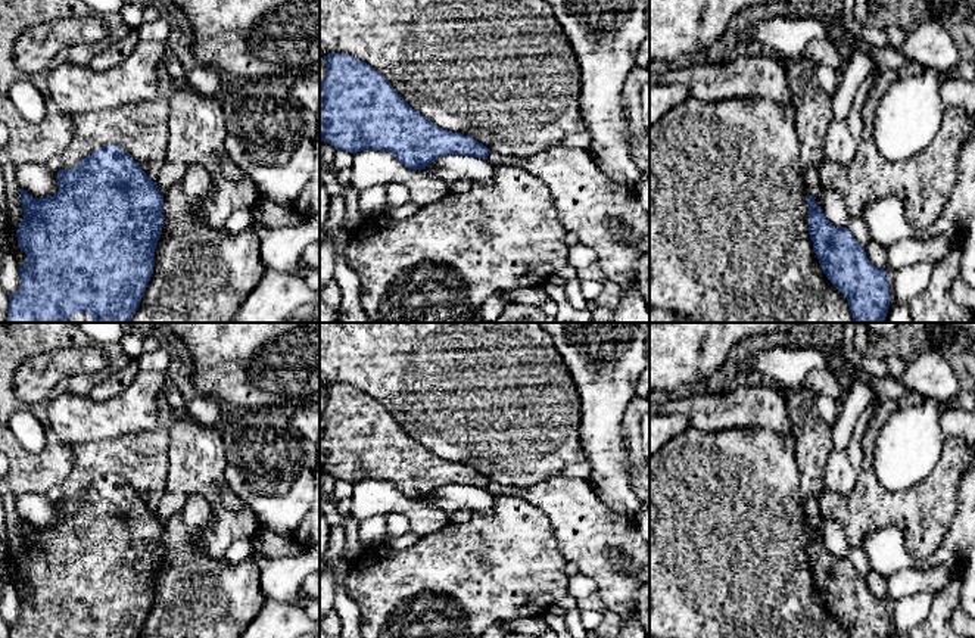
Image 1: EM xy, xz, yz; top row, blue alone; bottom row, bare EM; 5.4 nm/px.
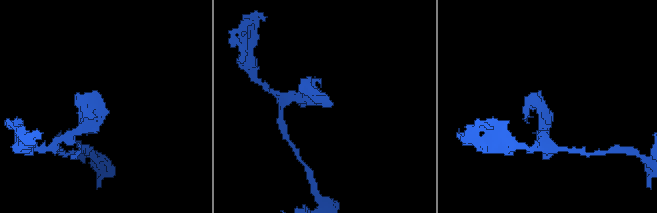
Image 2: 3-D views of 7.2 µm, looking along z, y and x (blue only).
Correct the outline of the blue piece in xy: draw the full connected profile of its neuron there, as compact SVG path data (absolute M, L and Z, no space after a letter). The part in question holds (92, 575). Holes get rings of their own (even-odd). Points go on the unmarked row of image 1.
M106 474L84 489L71 499L57 502L59 522L53 526L35 529L21 519L19 527L24 538L24 550L16 560L18 576L27 583L25 595L19 598L21 617L9 626L9 638L138 638L146 617L150 611L155 597L155 579L162 564L163 547L161 525L156 513L153 513L143 498L119 476Z

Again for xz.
M331 383L324 386L324 393L320 472L351 483L383 480L409 499L426 499L448 485L488 489L490 480L486 476L429 451L365 392Z

